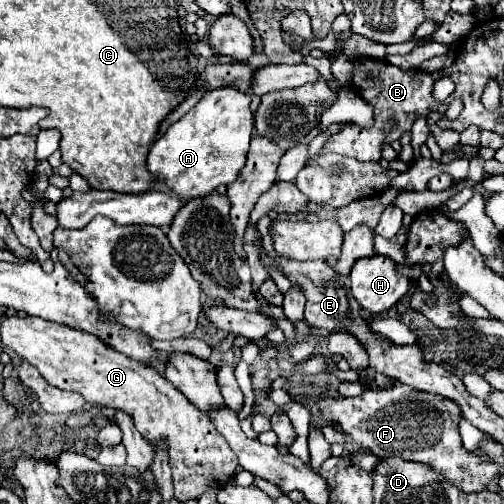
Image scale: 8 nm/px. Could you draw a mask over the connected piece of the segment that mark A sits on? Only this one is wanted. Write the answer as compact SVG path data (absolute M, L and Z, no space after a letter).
M234 87L210 91L150 147L146 169L164 179L168 189L182 201L208 195L218 185L232 183L238 177L238 171L246 163L252 129L250 95L234 91Z

